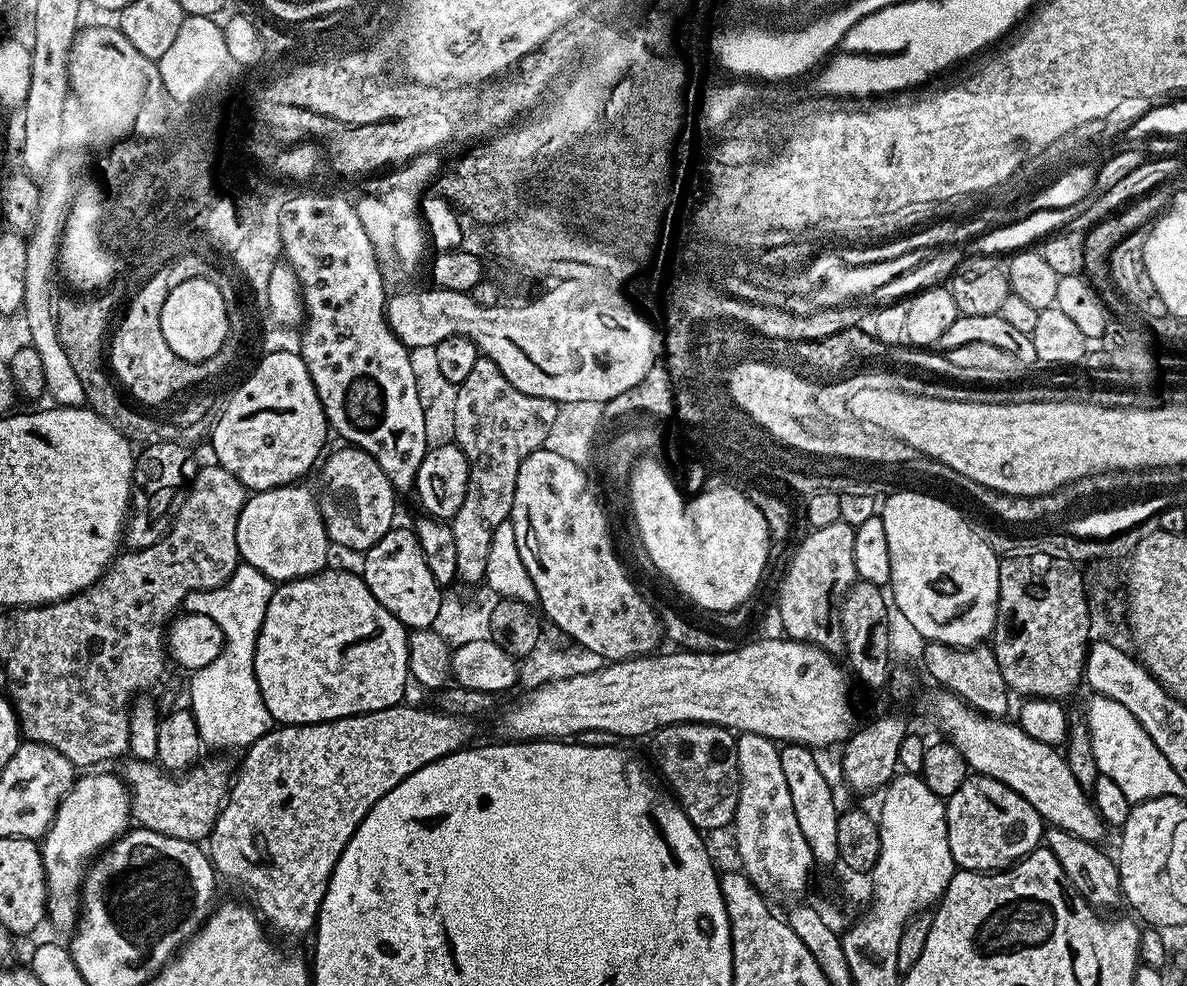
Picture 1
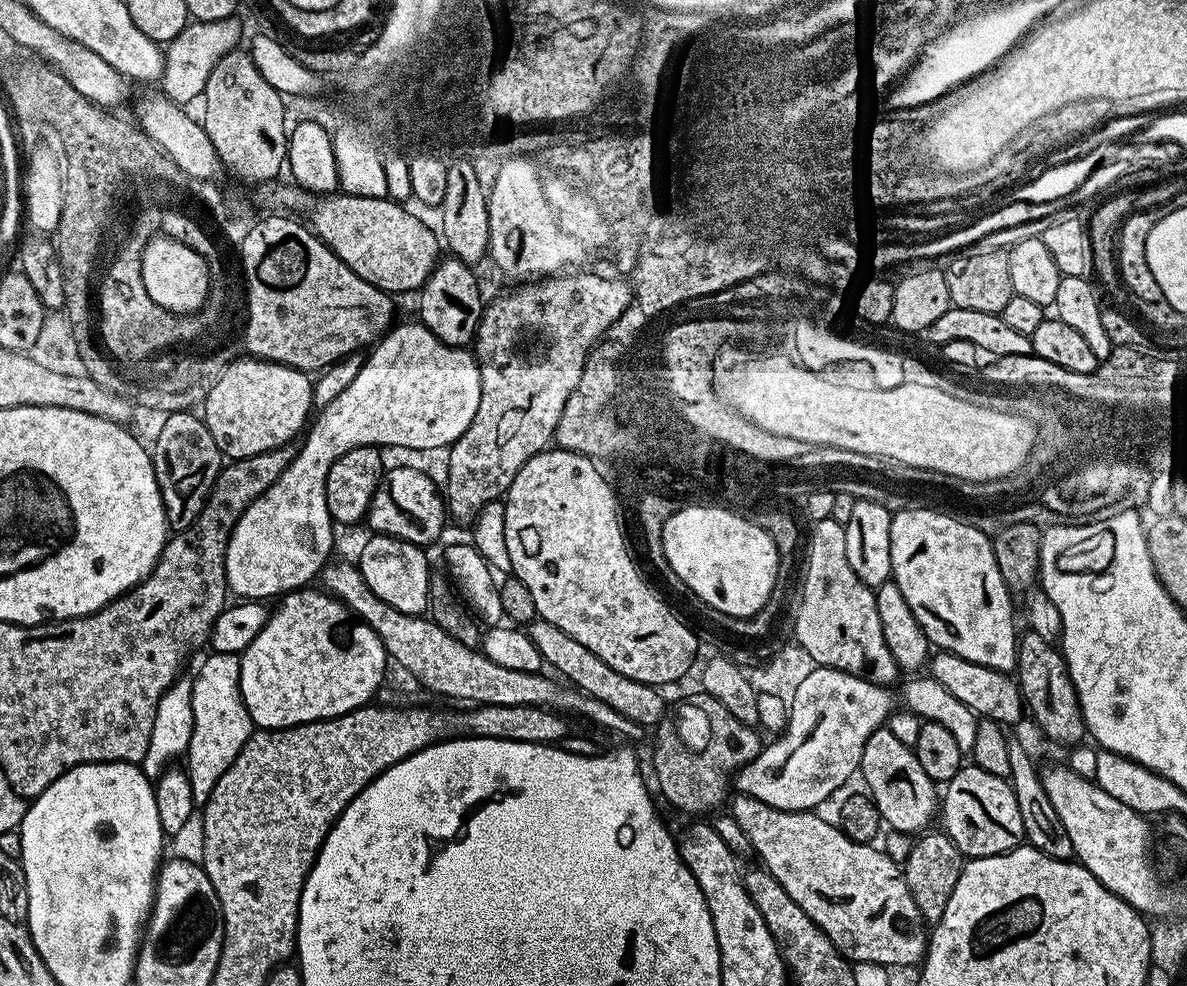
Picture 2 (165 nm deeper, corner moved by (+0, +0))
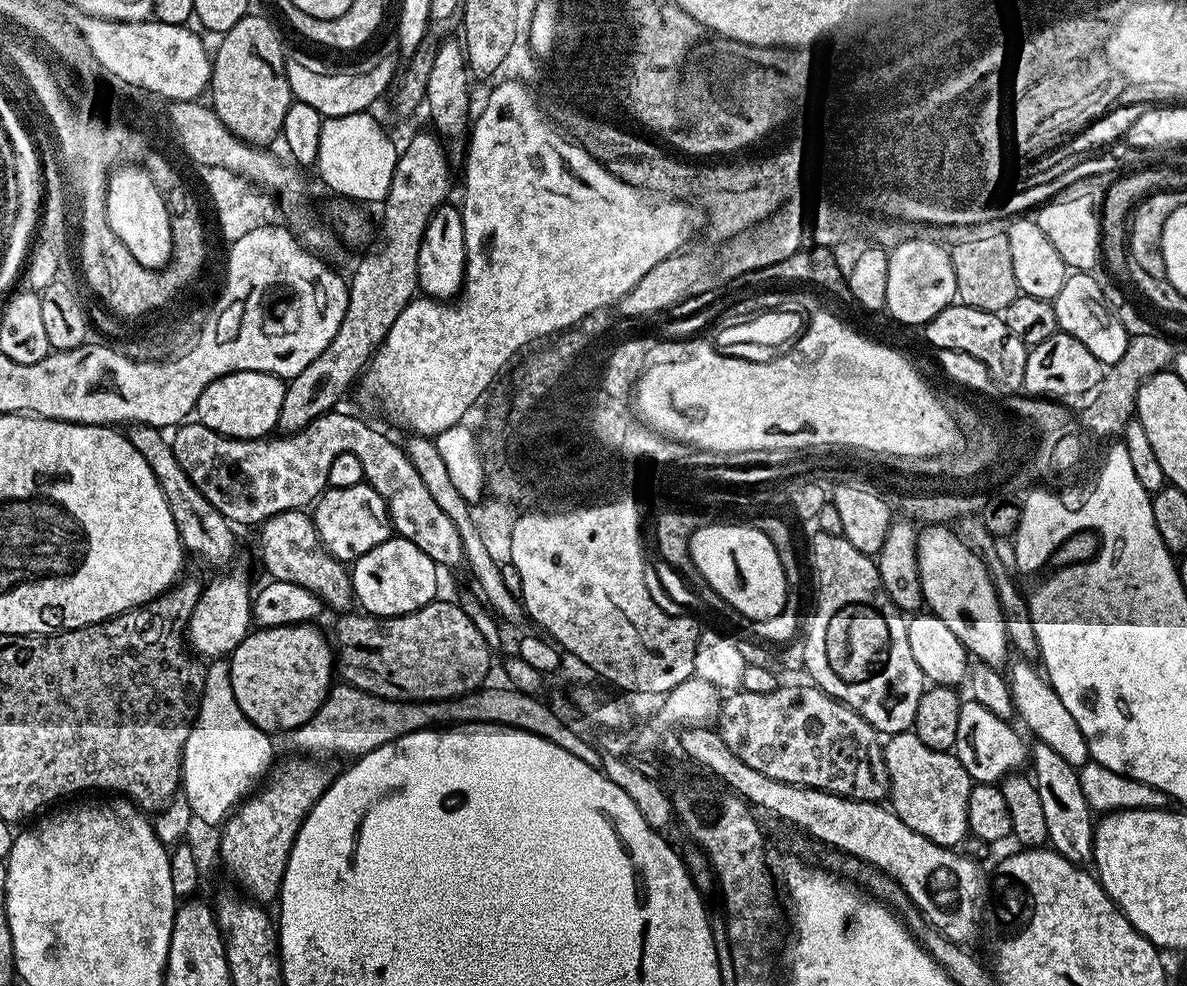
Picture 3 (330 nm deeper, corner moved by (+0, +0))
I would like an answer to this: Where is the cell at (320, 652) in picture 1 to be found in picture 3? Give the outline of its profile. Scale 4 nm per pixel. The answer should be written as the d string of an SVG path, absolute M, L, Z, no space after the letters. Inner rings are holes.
M315 623L291 624L281 628L257 627L249 631L248 637L232 652L228 669L230 682L234 690L234 698L250 718L254 726L264 732L288 732L299 730L318 710L318 706L328 697L328 689L334 684L334 648L322 633L316 629Z

